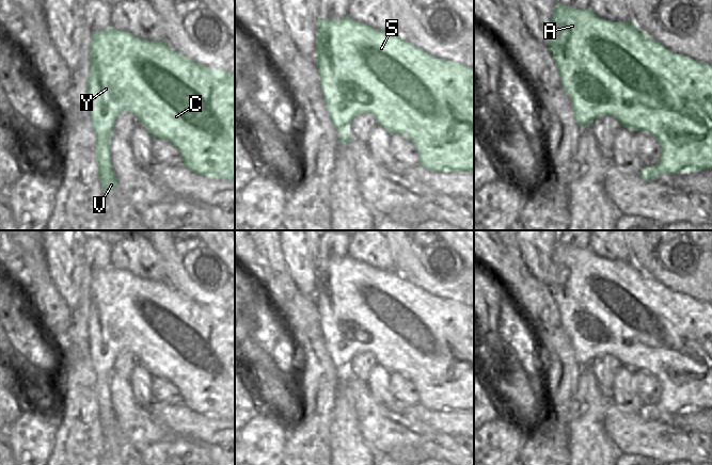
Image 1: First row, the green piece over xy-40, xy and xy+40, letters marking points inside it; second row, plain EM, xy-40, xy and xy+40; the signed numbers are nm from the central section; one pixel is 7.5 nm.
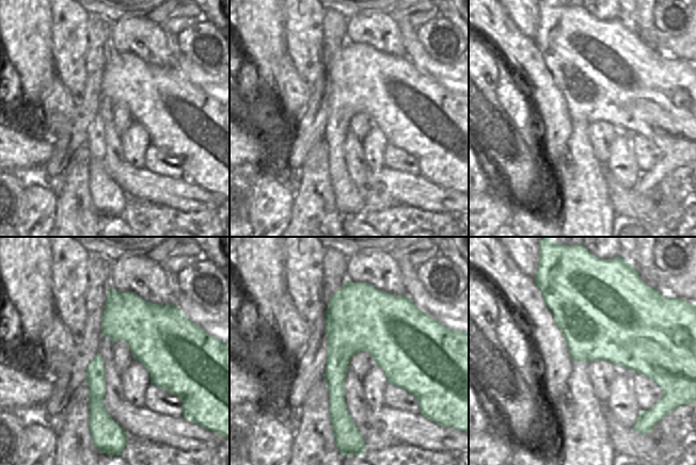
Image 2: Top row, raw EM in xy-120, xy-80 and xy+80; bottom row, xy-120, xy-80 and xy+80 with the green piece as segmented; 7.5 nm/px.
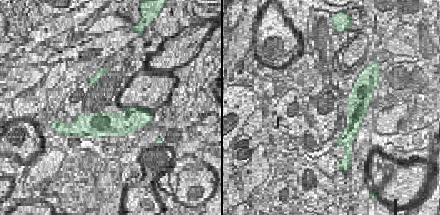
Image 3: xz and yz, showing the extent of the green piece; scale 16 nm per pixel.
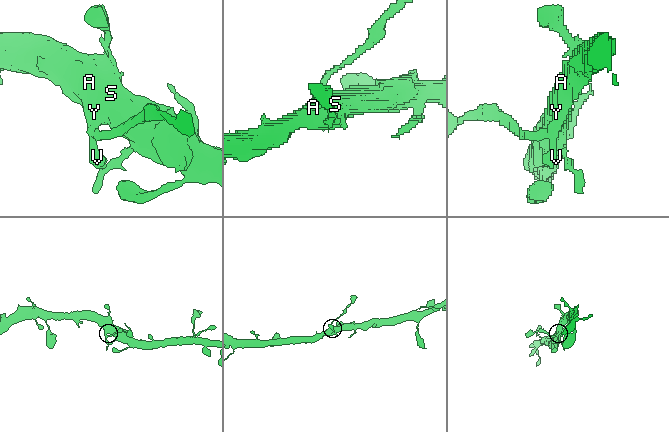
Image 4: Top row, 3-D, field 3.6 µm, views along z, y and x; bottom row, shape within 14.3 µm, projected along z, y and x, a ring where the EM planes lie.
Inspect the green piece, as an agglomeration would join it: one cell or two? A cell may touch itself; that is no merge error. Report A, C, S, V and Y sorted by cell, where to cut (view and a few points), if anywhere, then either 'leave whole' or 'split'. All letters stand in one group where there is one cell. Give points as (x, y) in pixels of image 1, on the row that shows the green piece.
A C S V Y; no cut; leave whole

